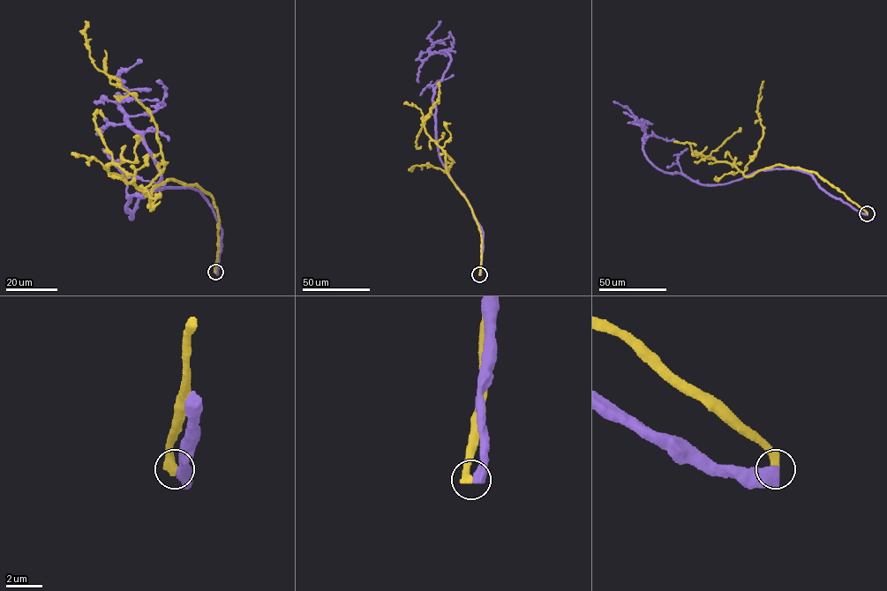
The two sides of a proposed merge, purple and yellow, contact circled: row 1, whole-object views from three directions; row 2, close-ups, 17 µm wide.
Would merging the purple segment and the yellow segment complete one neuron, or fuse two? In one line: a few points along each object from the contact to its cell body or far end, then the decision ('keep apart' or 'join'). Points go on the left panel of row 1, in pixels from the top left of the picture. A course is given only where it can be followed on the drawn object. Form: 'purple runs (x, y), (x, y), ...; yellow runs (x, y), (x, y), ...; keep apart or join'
purple runs (215, 272), (221, 228), (198, 190), (150, 190), (126, 211), (160, 178), (119, 104), (119, 74), (141, 60); yellow runs (215, 272), (214, 198), (167, 180), (151, 201), (146, 188), (163, 168), (157, 128), (96, 68), (86, 20); keep apart

